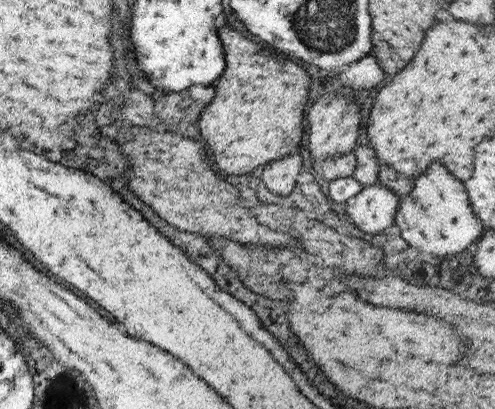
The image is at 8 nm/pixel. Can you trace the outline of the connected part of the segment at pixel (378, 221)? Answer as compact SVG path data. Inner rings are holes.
M381 183L361 188L355 196L346 200L345 212L349 222L363 232L383 234L394 226L394 214L398 196Z

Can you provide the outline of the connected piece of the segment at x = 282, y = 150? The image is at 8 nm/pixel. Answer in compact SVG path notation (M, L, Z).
M219 22L218 27L219 30L216 29L222 49L224 54L224 68L219 78L215 80L215 96L209 100L207 106L201 108L201 116L199 116L199 134L203 136L203 140L205 140L205 148L209 148L208 156L209 161L211 162L211 166L213 170L224 172L225 175L242 175L246 172L252 171L256 166L261 166L261 164L268 163L272 160L277 160L283 158L285 155L295 151L298 148L298 142L301 140L301 136L303 136L303 106L305 106L305 102L307 102L307 92L309 90L309 83L311 82L311 78L309 73L306 72L302 66L297 66L297 64L293 64L293 62L289 62L289 57L284 57L283 60L285 62L281 62L279 58L279 54L277 57L271 50L269 53L263 50L265 46L259 46L259 44L255 44L251 40L248 40L241 32L236 30L231 30L228 26L221 26L223 22Z

